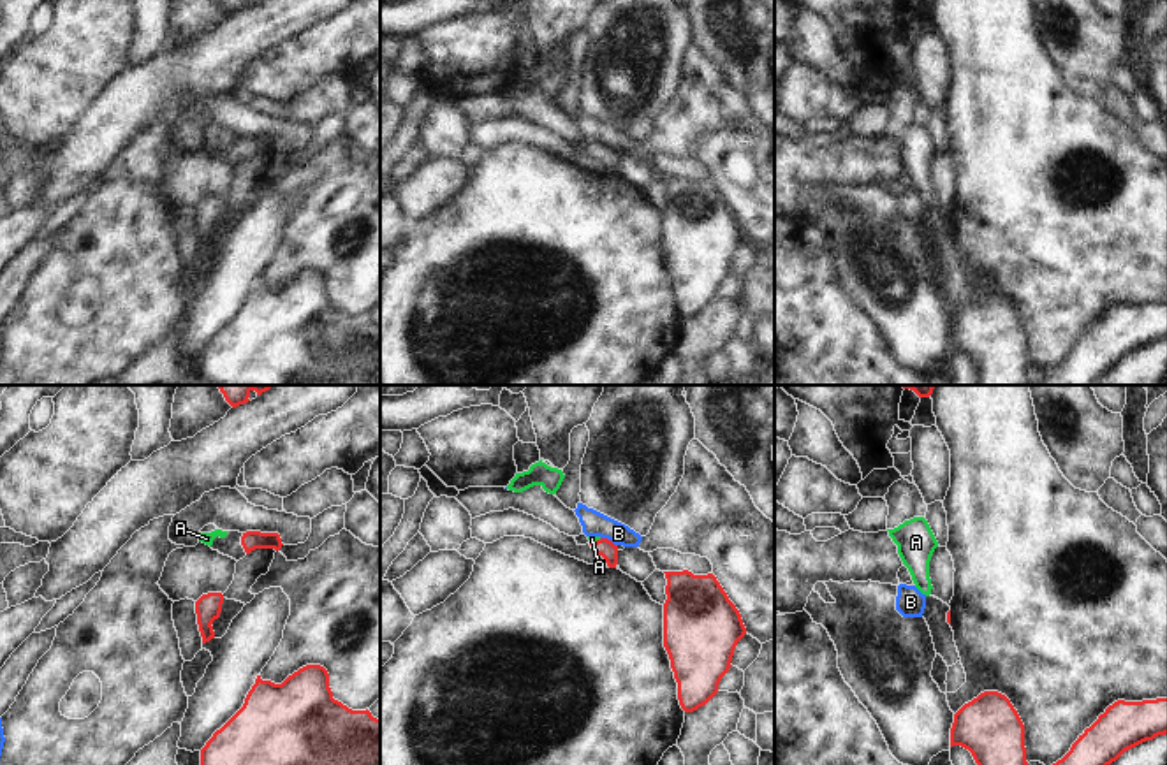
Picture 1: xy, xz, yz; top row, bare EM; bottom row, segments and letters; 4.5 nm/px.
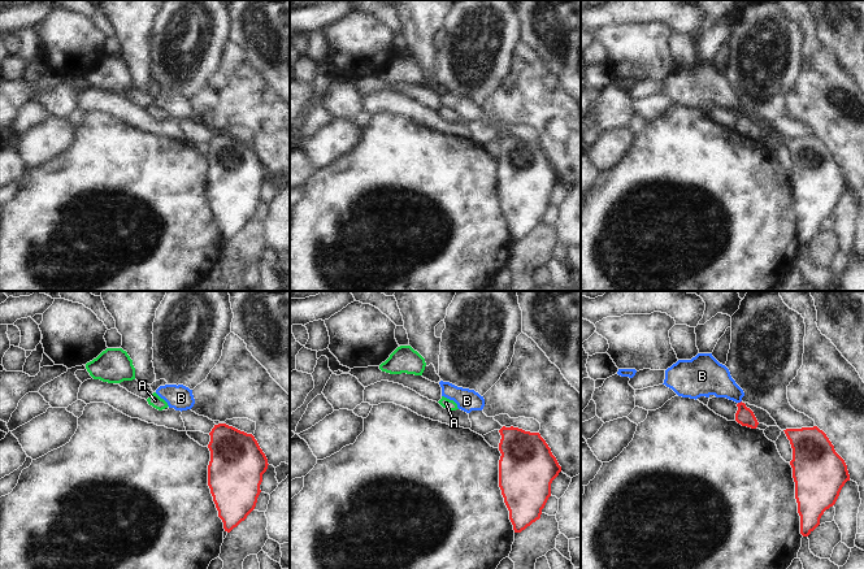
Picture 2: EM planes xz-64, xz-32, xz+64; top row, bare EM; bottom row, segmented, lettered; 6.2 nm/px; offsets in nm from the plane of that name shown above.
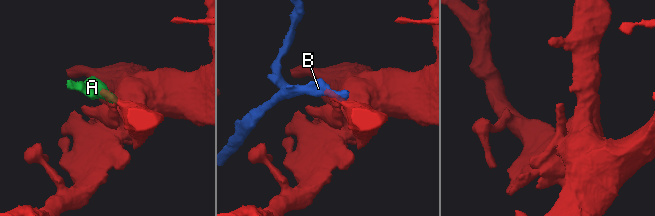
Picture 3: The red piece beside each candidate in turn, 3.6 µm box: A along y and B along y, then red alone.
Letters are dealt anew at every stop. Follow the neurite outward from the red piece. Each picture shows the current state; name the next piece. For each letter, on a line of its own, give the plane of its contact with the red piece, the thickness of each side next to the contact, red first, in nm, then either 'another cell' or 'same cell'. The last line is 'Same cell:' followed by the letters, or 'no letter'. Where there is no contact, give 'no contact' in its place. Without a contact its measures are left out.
A: xz | 90/30 nm | same cell
B: xz | 90/120 nm | another cell
Same cell: A

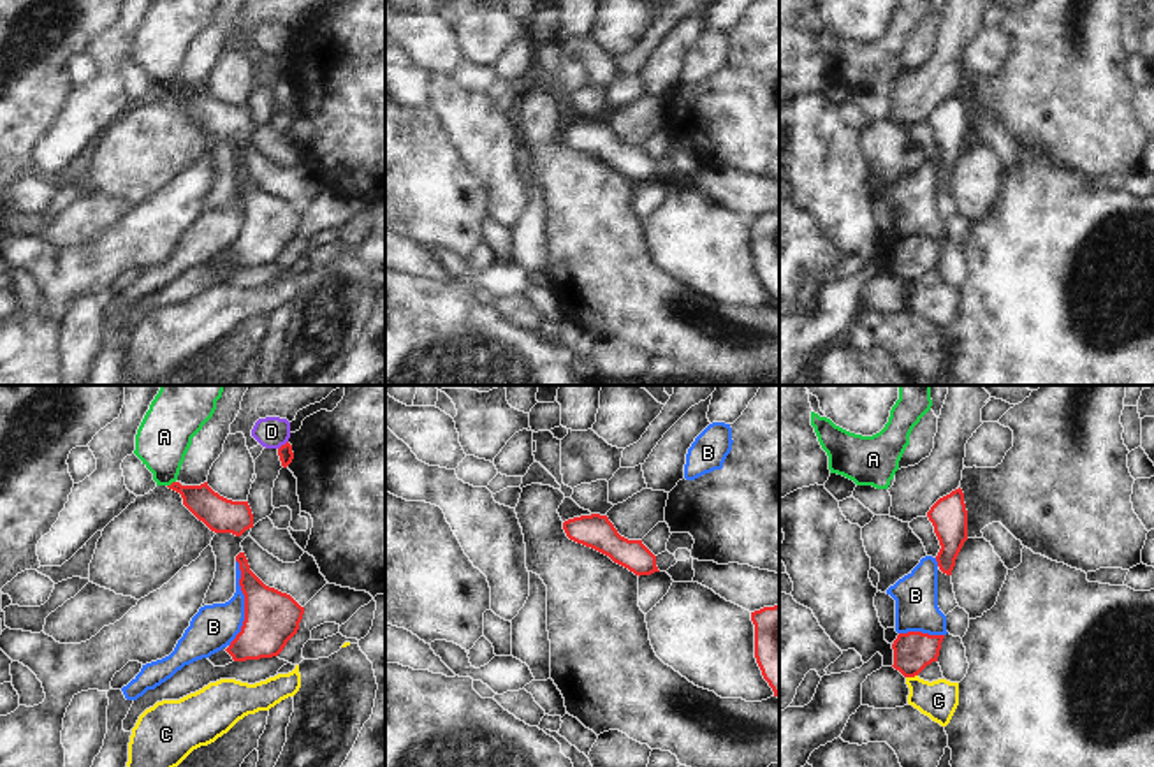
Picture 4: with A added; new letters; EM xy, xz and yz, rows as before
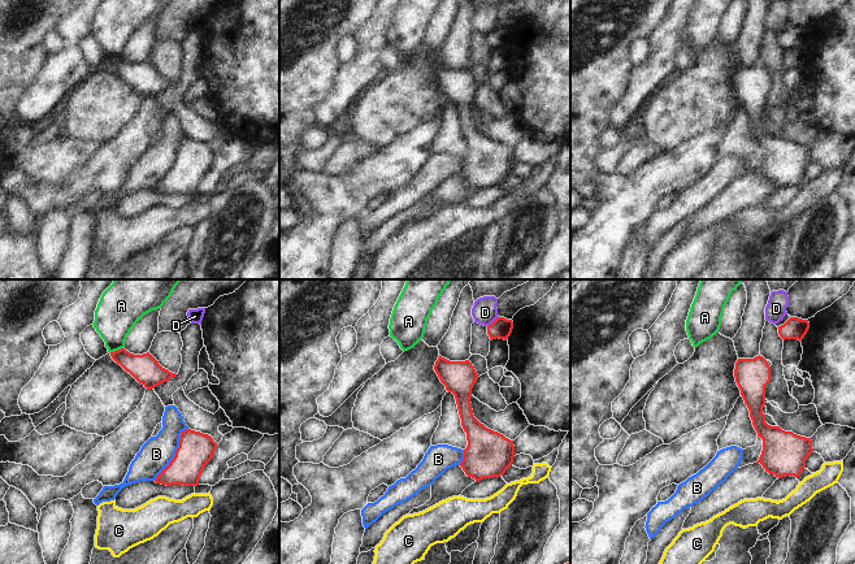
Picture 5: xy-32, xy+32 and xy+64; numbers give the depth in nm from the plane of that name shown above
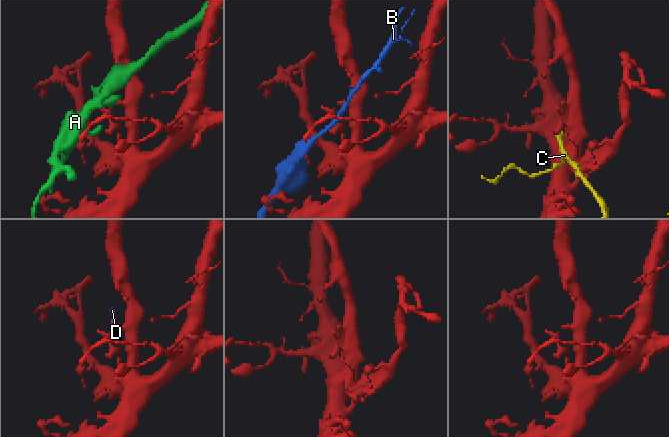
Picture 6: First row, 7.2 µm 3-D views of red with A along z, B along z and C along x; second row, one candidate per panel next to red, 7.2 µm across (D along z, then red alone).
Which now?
A: xy | 160/260 nm | another cell
B: xy | 260/200 nm | another cell
C: yz | 180/170 nm | another cell
D: xy | 70/140 nm | another cell
Same cell: no letter

